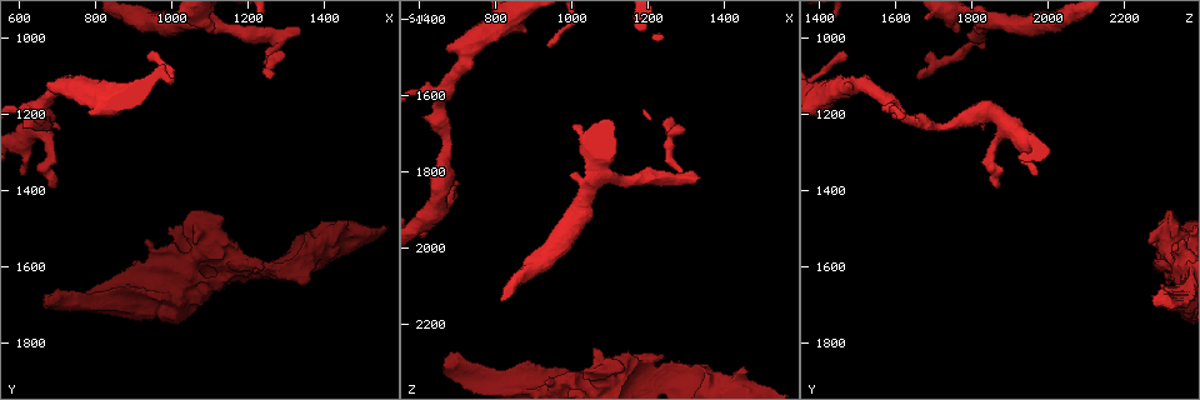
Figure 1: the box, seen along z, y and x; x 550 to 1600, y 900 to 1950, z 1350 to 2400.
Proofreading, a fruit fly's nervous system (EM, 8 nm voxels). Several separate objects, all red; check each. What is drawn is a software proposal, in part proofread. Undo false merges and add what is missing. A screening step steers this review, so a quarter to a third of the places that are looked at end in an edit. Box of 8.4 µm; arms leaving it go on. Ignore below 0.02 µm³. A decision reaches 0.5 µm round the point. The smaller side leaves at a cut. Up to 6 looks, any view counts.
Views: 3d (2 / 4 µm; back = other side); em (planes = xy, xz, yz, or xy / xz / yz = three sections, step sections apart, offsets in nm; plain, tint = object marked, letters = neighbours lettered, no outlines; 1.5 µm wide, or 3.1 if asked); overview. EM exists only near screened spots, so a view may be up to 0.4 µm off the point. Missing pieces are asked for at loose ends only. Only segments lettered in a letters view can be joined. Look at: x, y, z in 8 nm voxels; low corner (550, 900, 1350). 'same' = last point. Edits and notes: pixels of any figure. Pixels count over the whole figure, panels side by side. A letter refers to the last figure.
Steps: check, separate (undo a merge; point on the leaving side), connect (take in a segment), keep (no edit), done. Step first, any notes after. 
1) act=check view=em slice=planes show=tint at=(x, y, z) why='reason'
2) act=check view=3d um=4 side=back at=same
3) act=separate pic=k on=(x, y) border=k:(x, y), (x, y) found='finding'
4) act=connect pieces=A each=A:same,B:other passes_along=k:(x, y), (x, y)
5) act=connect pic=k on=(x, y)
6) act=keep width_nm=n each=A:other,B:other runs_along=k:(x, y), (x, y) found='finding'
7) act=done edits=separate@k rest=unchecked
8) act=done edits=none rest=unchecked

act=check view=em slice=planes show=letters at=(1095, 1525, 2325) why='calibre changes'

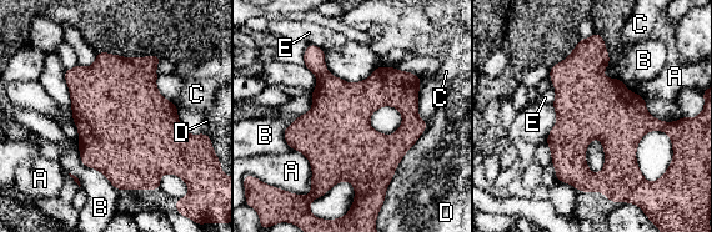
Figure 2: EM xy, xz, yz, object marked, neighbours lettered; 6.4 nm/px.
act=keep width_nm=440 each=A:other,B:other,C:other,D:other,E:other found='all the same neuron'

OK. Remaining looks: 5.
act=check view=em slice=planes show=plain at=(1340, 980, 1810) why='branch stops here'

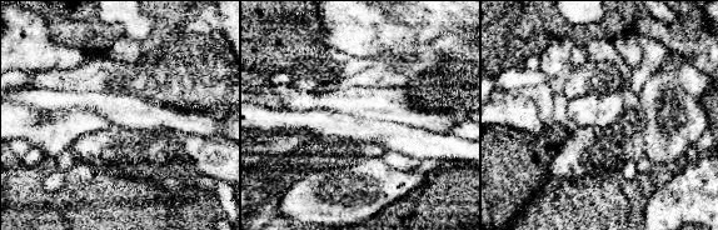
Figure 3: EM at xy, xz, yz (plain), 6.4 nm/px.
act=check view=em slice=planes show=tint at=same

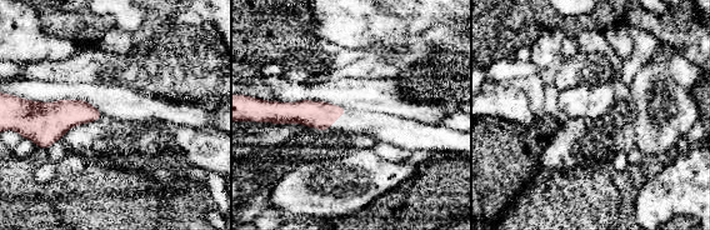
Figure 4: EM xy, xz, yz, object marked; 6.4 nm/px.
act=check view=em slice=planes show=letters at=same why='see the neighbours'

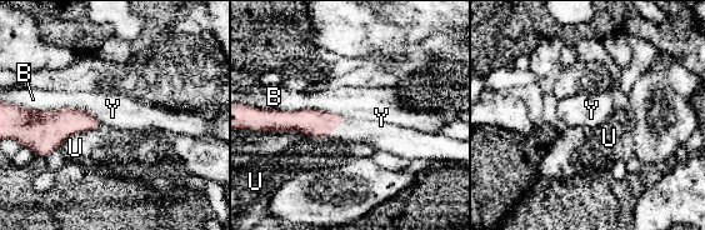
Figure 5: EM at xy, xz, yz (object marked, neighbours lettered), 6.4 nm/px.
act=connect pieces=Y longest_contact=Y:300nm each=B:other,U:other,Y:same passes_along=5:(311, 123), (323, 110), (361, 106) found='the neuron continues'

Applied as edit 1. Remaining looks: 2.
act=done edits=connect@5 rest=unchecked

